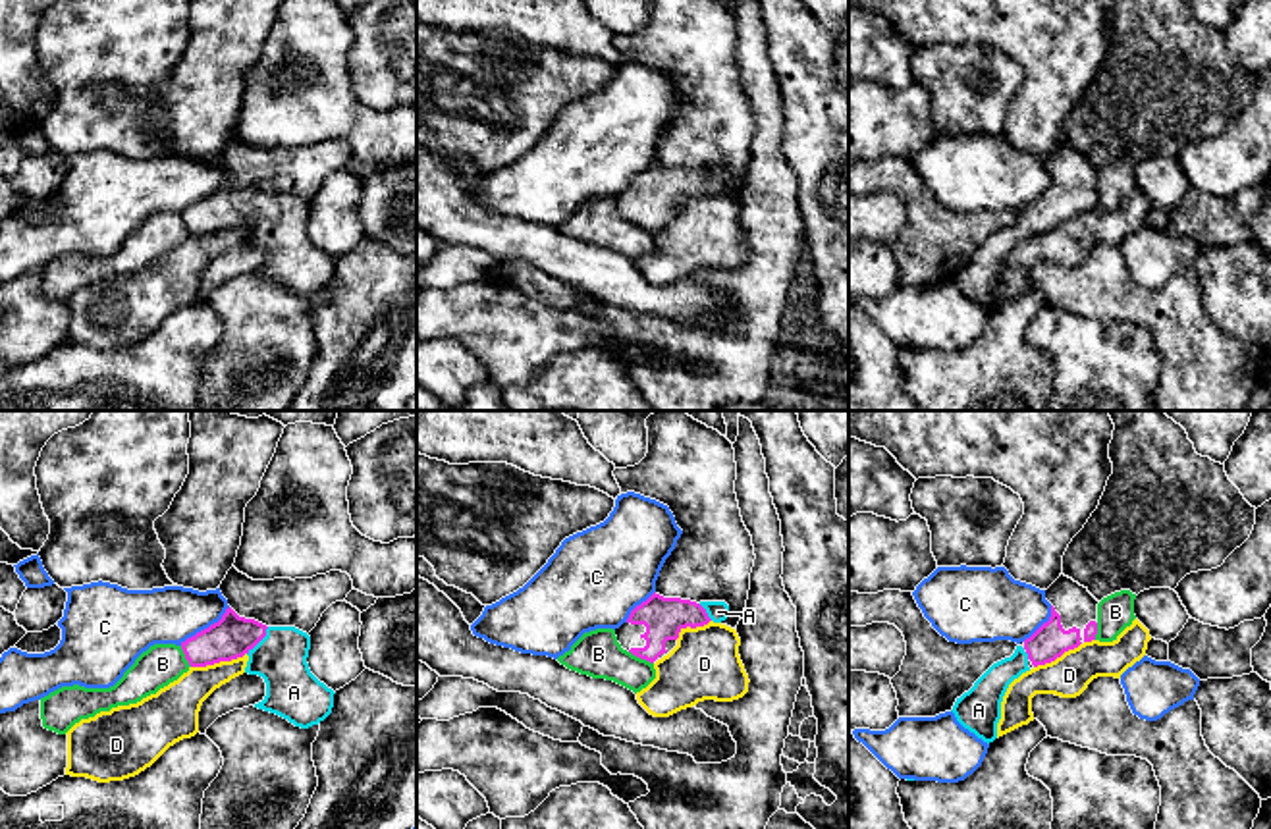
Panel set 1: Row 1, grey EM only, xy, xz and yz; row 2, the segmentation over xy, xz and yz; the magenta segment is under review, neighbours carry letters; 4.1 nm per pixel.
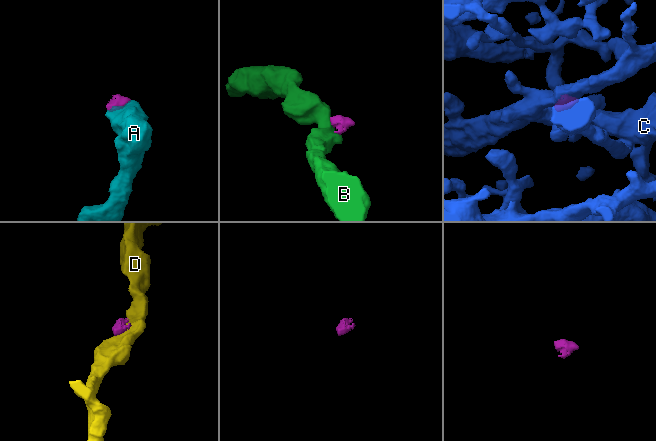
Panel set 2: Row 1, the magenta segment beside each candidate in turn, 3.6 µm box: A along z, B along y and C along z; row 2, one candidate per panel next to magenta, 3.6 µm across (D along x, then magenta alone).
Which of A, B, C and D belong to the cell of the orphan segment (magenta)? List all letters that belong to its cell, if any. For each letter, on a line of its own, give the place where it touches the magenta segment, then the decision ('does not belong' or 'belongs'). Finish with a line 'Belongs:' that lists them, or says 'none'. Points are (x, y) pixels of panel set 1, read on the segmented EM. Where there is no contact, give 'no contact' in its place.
A: xy (261, 639) | belongs
B: xz (641, 658) | does not belong
C: xy (205, 629) | does not belong
D: xy (218, 662) | does not belong
Belongs: A

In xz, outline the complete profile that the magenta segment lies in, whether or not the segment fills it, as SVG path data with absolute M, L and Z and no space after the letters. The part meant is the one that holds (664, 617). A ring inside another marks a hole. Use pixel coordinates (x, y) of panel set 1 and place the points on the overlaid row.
M654 592L615 628L615 636L623 650L656 663L677 646L683 628L704 627L710 621L721 623L727 617L731 613L725 602L696 603L681 598L663 598Z

